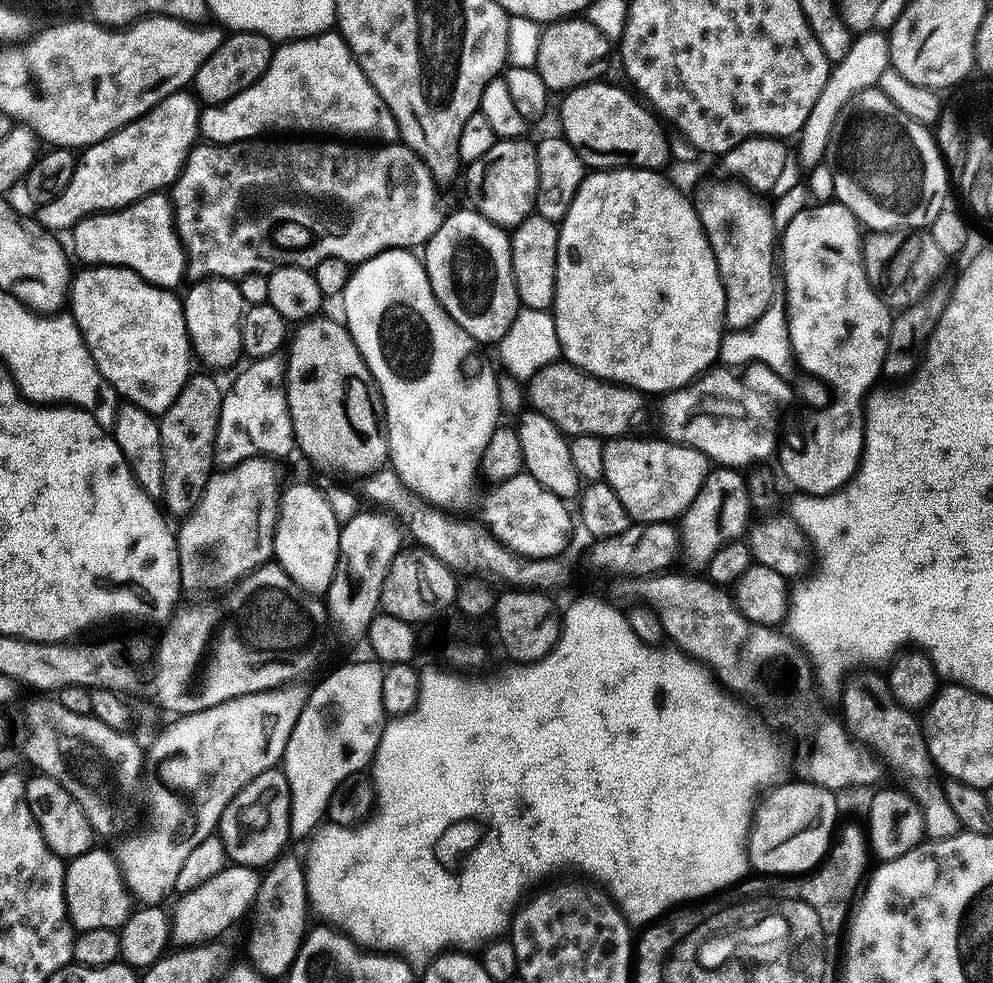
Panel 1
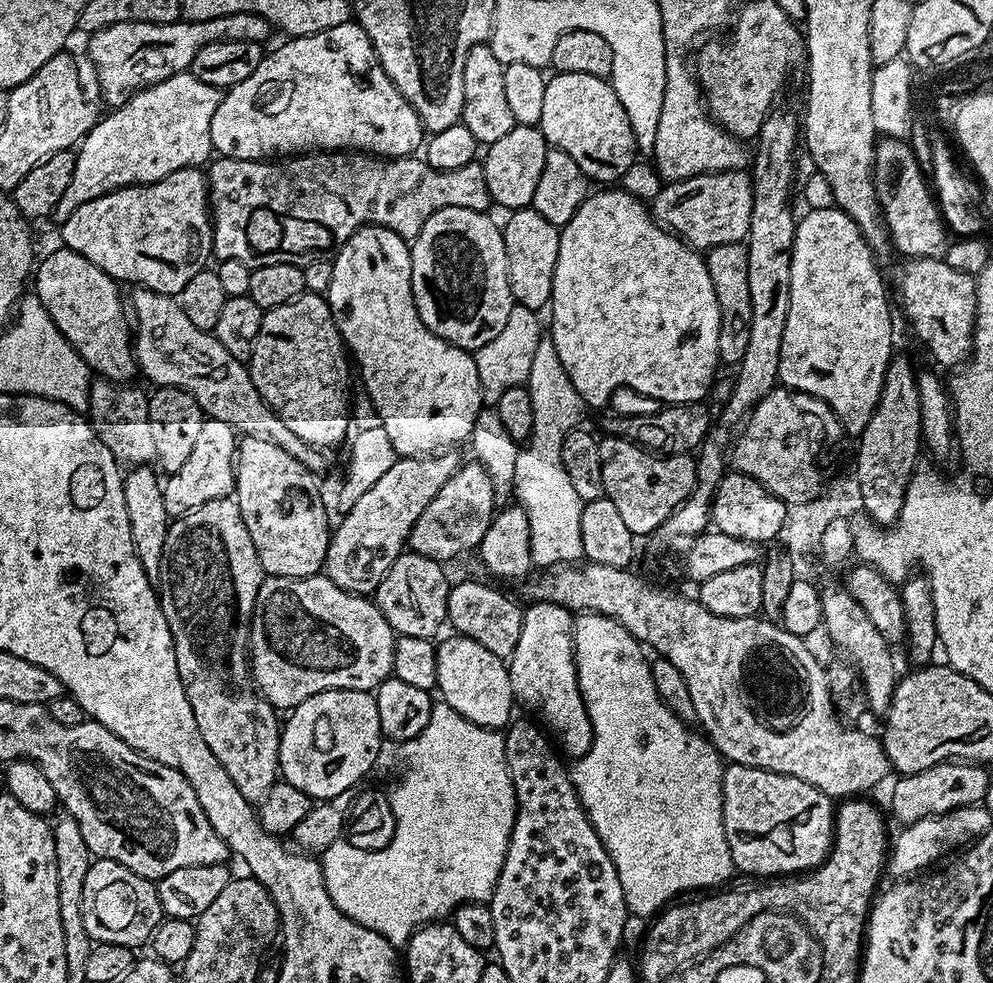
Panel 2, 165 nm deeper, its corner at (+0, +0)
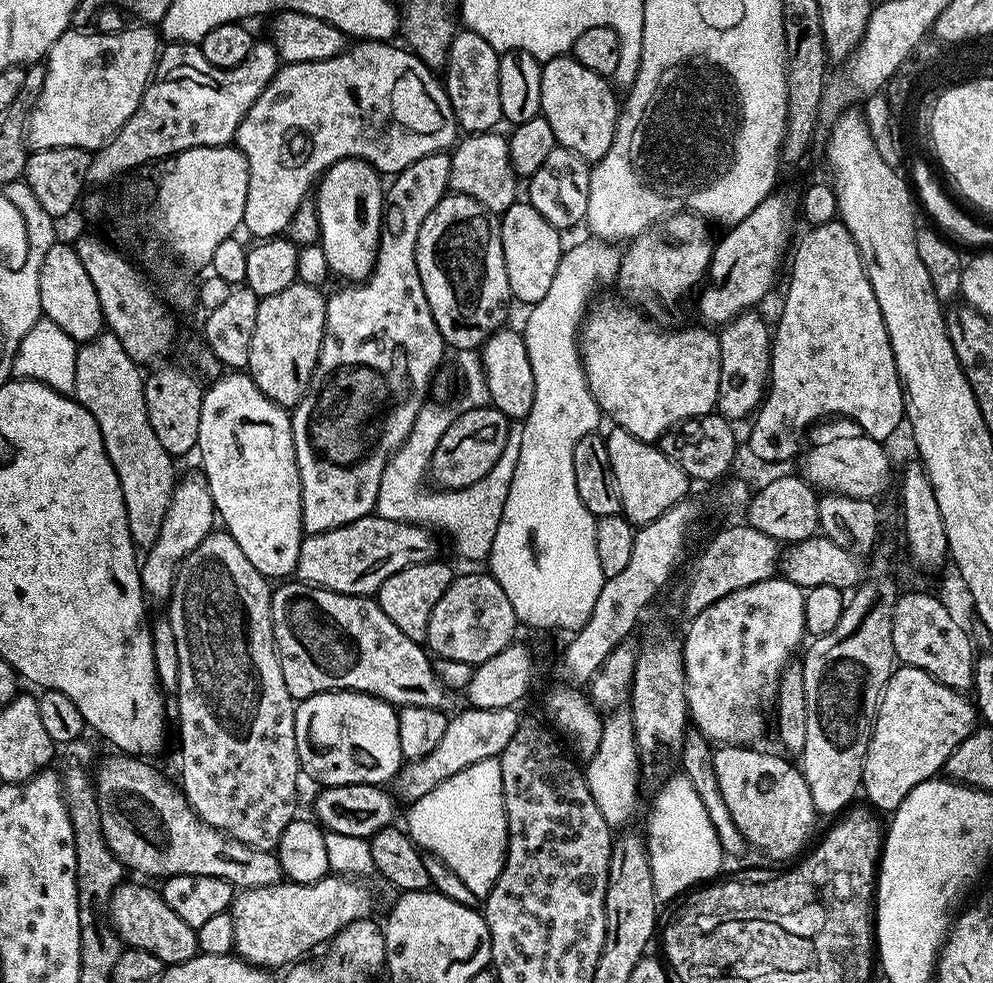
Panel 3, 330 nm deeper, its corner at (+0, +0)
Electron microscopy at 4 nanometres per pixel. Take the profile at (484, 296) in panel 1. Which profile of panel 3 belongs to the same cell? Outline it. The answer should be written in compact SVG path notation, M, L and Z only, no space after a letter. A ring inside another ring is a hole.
M446 194L440 199L438 206L434 206L434 210L430 210L426 222L422 222L422 230L418 230L416 261L418 262L418 274L422 278L422 290L426 290L426 302L430 302L430 314L434 314L434 322L442 334L445 345L452 347L453 344L453 349L456 350L461 348L479 349L484 341L488 339L489 335L497 331L497 329L507 321L504 319L508 316L508 304L510 305L512 291L510 290L510 282L506 278L506 262L504 261L504 255L502 254L500 234L488 209L480 205L474 198L459 194Z

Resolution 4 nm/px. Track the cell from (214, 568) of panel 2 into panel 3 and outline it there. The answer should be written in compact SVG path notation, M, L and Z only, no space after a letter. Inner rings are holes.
M214 530L206 538L202 538L202 542L198 542L198 546L194 546L194 550L190 550L190 554L186 554L186 558L180 564L180 568L176 571L176 581L172 587L172 595L170 597L170 605L172 604L172 612L170 611L170 619L174 626L174 642L178 642L178 686L174 693L176 699L176 712L180 715L180 780L179 787L182 789L184 796L188 799L188 804L194 811L196 817L204 824L209 824L211 828L217 828L219 832L225 836L233 836L238 842L242 842L251 848L257 848L263 852L270 852L275 849L280 842L280 835L286 830L286 826L297 815L296 812L296 783L302 777L302 769L300 767L300 759L298 758L298 746L296 745L296 705L297 701L293 700L290 690L286 690L286 678L282 678L282 666L280 659L276 653L276 639L274 638L274 630L272 629L272 607L274 599L272 599L272 588L269 577L264 576L258 570L254 570L254 565L250 563L250 558L246 558L246 554L242 554L242 546L238 546L238 542L234 542L234 538L229 532L223 530Z

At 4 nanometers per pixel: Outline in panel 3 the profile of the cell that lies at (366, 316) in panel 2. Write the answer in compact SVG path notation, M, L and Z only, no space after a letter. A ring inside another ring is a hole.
M351 158L331 164L318 181L314 192L316 217L320 220L319 243L322 250L326 250L326 262L333 273L336 272L348 282L363 282L367 280L376 264L376 255L380 245L380 225L384 219L384 205L386 203L386 188L382 183L381 173L364 160Z

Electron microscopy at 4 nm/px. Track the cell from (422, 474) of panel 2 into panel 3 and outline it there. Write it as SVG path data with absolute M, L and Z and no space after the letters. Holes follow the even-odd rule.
M471 408L468 412L462 412L456 417L446 434L438 442L438 446L432 455L430 465L430 480L433 485L441 489L465 488L474 486L502 458L502 450L506 450L506 438L510 421L507 416L501 414L497 408Z

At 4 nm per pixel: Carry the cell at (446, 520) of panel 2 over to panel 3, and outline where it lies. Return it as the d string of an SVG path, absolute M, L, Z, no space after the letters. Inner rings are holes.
M369 514L334 530L305 535L300 544L294 576L297 581L334 590L338 594L375 597L376 591L380 589L382 582L386 582L386 578L390 578L390 574L398 574L398 570L406 570L406 566L425 564L427 560L437 559L435 538L437 539L429 529L418 524L403 524L397 520Z

